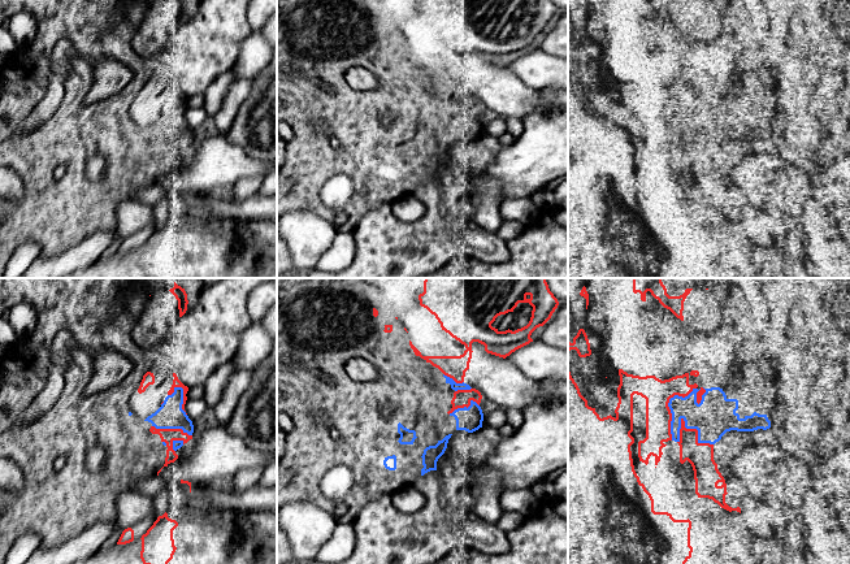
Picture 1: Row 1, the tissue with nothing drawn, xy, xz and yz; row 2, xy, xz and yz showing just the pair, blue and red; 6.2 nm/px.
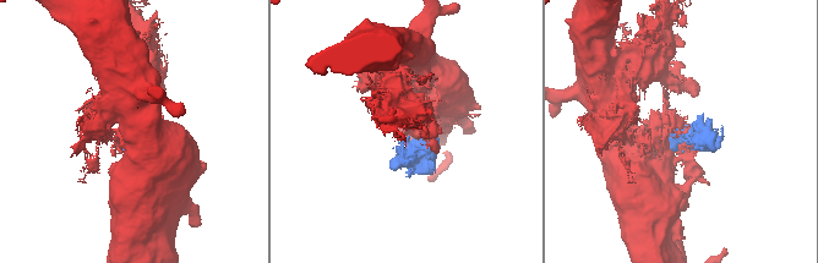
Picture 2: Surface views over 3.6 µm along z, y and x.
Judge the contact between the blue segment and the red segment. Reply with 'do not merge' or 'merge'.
do not merge

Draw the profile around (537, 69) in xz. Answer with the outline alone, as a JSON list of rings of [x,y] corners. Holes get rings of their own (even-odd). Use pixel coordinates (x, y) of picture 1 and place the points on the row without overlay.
[[[539,48],[506,66],[526,86],[541,90],[568,90],[568,60],[547,55]]]

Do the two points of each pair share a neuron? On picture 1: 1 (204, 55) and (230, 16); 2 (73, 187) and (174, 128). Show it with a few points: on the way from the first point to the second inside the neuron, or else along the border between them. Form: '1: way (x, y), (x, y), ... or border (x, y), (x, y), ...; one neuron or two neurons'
1: way (207, 46), (221, 25); one neuron
2: way (79, 156), (115, 122), (143, 122); one neuron

